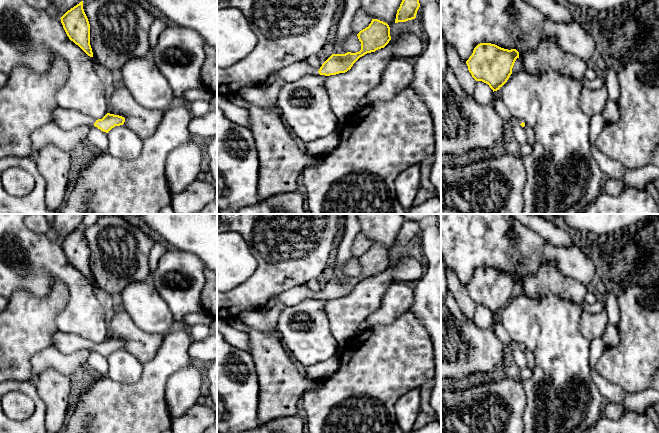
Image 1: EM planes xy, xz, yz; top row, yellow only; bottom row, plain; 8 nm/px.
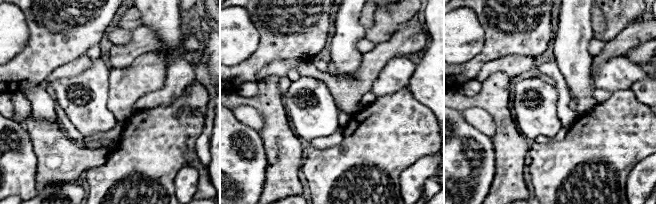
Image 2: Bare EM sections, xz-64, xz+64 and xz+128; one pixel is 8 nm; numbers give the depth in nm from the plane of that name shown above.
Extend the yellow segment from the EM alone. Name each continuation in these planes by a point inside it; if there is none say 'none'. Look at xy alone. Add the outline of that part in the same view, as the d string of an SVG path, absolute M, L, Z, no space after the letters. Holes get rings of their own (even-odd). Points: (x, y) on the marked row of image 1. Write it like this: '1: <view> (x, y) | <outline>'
1: xy (66, 119) | M56 108L53 112L55 123L62 130L71 130L76 126L94 126L96 119L91 118L88 115L82 114L75 110L67 110L63 108Z

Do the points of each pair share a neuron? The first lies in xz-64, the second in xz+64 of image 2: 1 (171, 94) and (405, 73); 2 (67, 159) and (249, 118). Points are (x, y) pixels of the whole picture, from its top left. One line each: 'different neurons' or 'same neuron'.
1: same neuron
2: different neurons

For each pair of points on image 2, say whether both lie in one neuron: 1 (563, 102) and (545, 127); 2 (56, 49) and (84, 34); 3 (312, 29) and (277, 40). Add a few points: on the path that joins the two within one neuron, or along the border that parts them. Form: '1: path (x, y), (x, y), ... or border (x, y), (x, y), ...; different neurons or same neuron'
1: border (555, 88), (558, 94), (557, 116), (562, 126); different neurons
2: path (63, 43), (67, 43), (77, 34); same neuron
3: path (303, 29), (295, 29), (286, 36); same neuron

